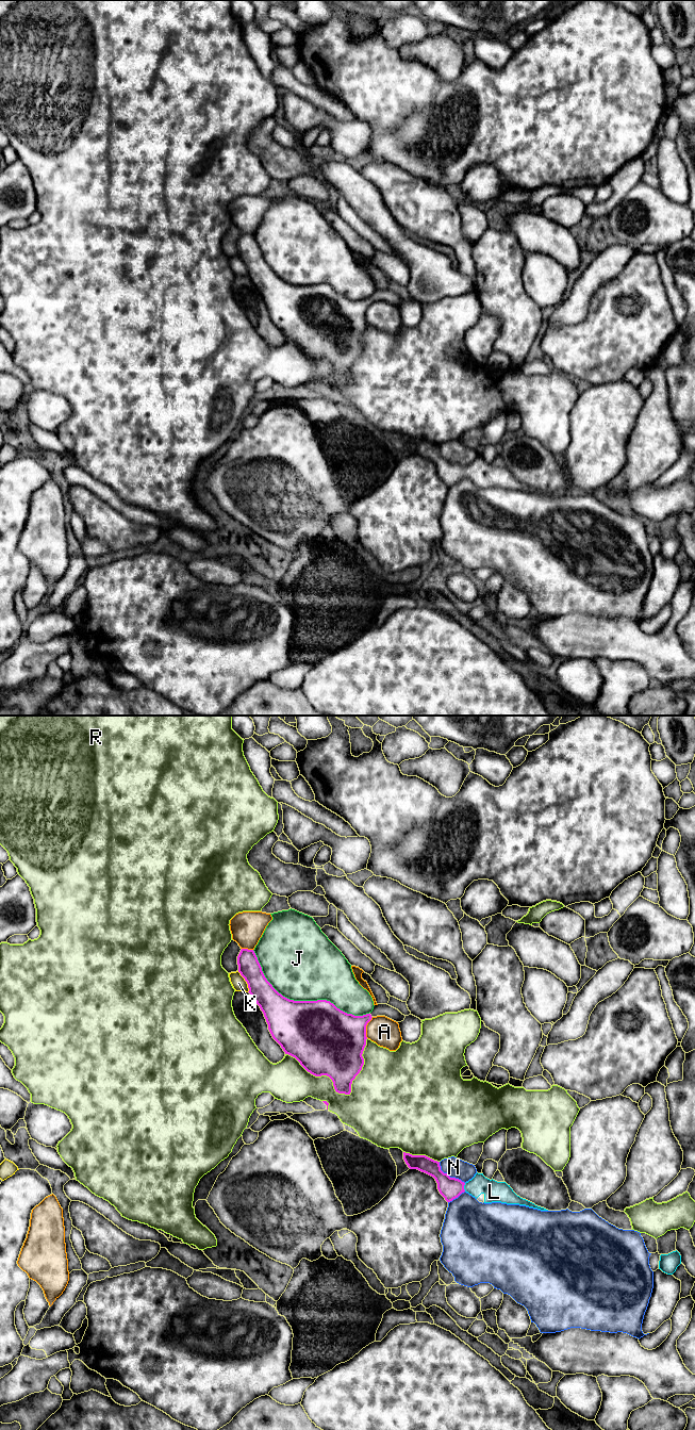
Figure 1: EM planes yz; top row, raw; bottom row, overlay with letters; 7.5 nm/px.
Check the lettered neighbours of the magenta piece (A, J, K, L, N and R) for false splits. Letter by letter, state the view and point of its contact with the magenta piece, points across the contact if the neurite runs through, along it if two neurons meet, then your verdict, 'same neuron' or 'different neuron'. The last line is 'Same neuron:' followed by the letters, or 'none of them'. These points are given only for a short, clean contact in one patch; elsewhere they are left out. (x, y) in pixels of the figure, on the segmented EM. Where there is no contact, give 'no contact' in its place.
A: yz (365, 1028) | different neuron
J: yz (302, 1001) | different neuron
K: yz (246, 981) | different neuron
L: yz (463, 1187) | across yz (450, 1188), (463, 1187), (490, 1187), (494, 1192) | same neuron
N: yz (448, 1176) | different neuron
R: yz (341, 1092) | different neuron
Same neuron: L

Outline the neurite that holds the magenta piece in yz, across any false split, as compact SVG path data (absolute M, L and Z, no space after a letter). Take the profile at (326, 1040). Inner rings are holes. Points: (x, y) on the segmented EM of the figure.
M242 949L237 956L237 965L238 972L248 984L248 992L264 1014L272 1038L281 1046L285 1054L295 1057L311 1074L315 1076L329 1076L333 1082L336 1092L350 1095L352 1081L360 1073L364 1065L362 1054L367 1039L366 1025L371 1020L371 1015L354 1016L347 1014L327 1000L294 1001L283 997L265 977L253 950Z

